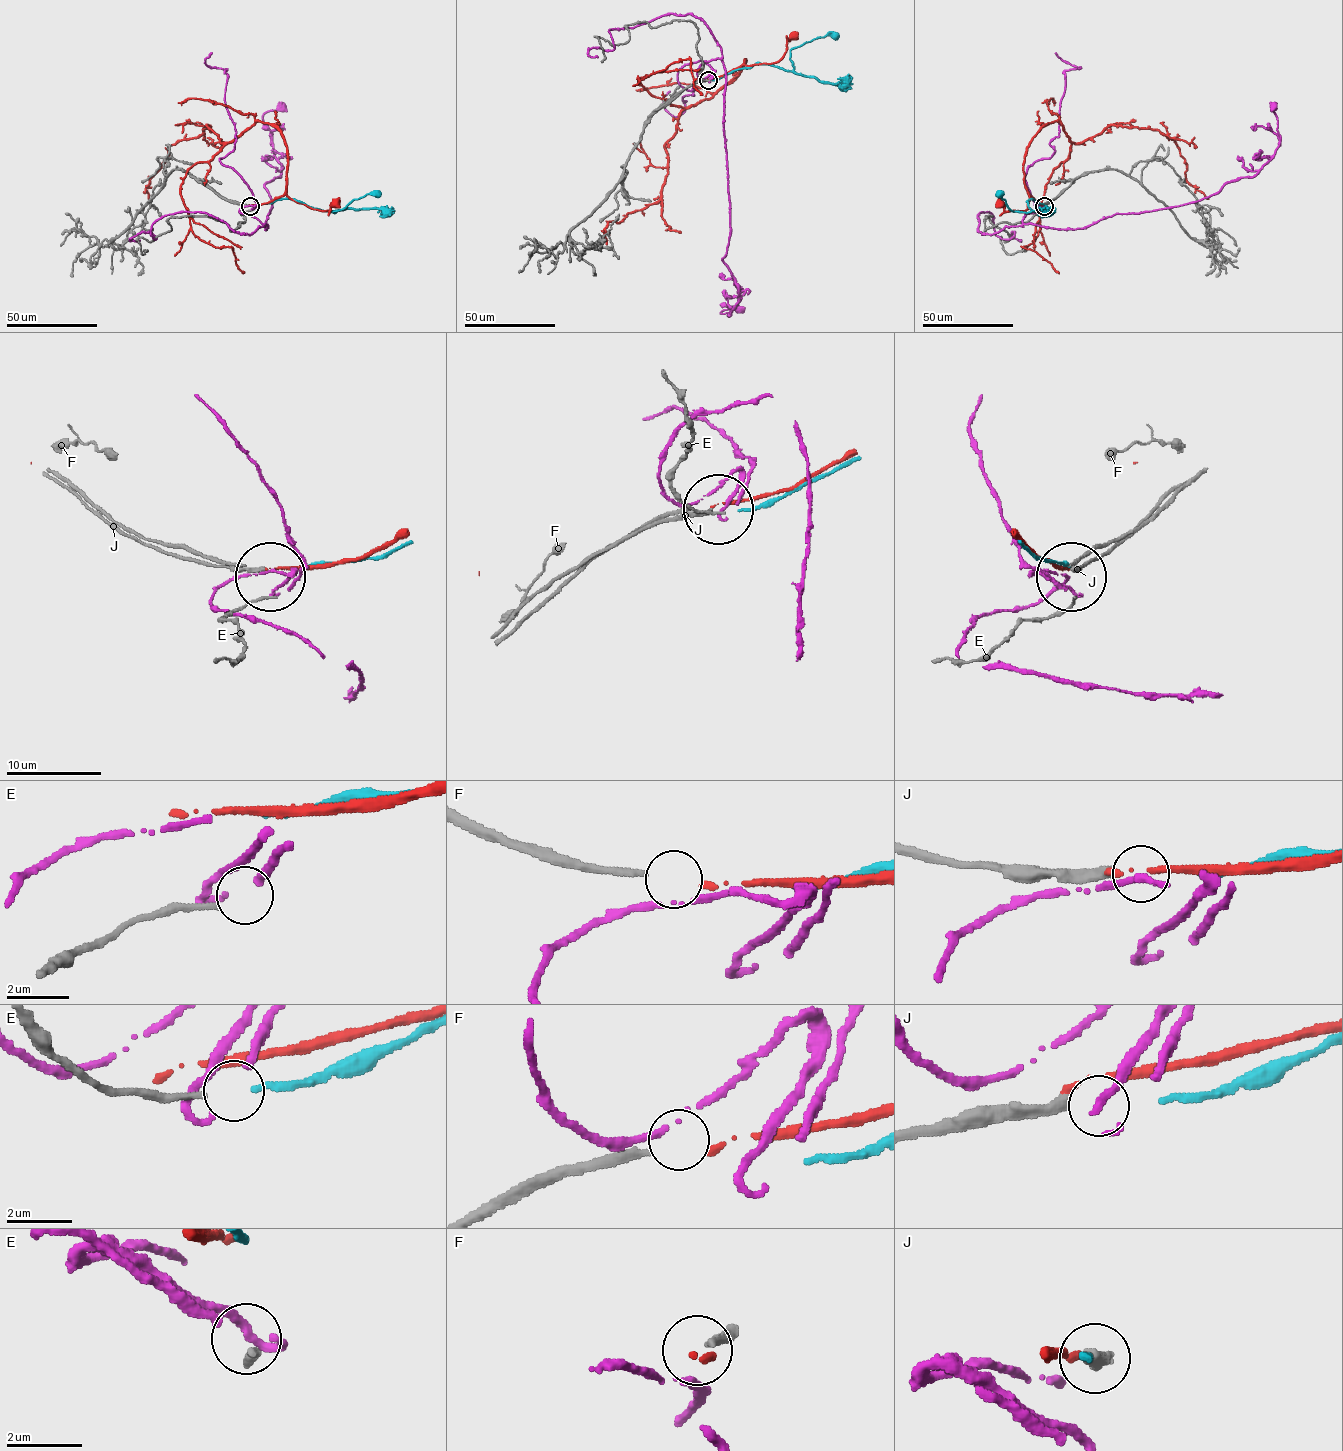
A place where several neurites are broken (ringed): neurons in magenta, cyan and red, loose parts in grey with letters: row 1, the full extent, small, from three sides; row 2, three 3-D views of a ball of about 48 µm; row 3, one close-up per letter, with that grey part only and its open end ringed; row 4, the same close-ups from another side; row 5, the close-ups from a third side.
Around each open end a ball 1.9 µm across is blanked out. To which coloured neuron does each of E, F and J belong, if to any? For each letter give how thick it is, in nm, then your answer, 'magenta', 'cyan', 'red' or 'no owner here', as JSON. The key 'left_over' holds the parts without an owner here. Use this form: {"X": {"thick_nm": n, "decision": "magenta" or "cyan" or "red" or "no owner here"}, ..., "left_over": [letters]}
{"E": {"thick_nm": 190, "decision": "no owner here"}, "F": {"thick_nm": 220, "decision": "no owner here"}, "J": {"thick_nm": 380, "decision": "no owner here"}, "left_over": ["E", "F", "J"]}

